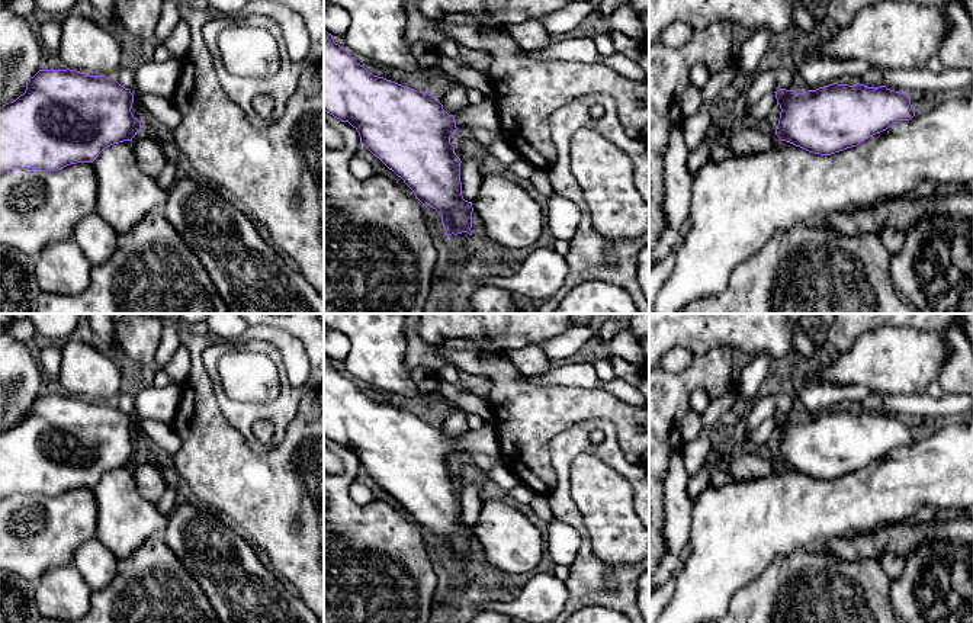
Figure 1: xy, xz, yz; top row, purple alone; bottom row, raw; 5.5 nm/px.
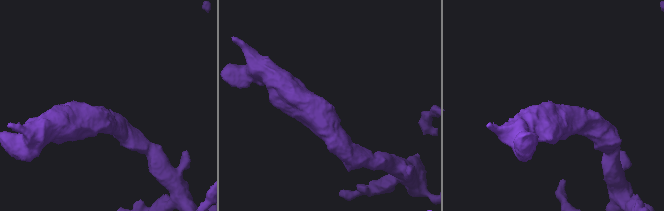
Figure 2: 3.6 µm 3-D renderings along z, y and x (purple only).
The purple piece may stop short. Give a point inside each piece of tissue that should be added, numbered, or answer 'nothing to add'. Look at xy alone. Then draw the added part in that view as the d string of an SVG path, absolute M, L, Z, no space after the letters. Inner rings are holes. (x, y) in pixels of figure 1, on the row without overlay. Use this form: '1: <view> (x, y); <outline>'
1: xy (160, 404); M170 383L166 388L145 388L134 398L131 418L141 421L154 418L171 421L182 396L182 385Z

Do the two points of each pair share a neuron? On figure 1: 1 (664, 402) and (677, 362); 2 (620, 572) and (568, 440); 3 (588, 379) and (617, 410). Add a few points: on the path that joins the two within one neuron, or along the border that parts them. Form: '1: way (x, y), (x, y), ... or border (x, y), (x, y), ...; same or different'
1: border (694, 355), (683, 369), (664, 371); different
2: way (585, 552), (580, 526), (562, 507), (562, 478); same
3: border (564, 385), (581, 388), (600, 387); different

